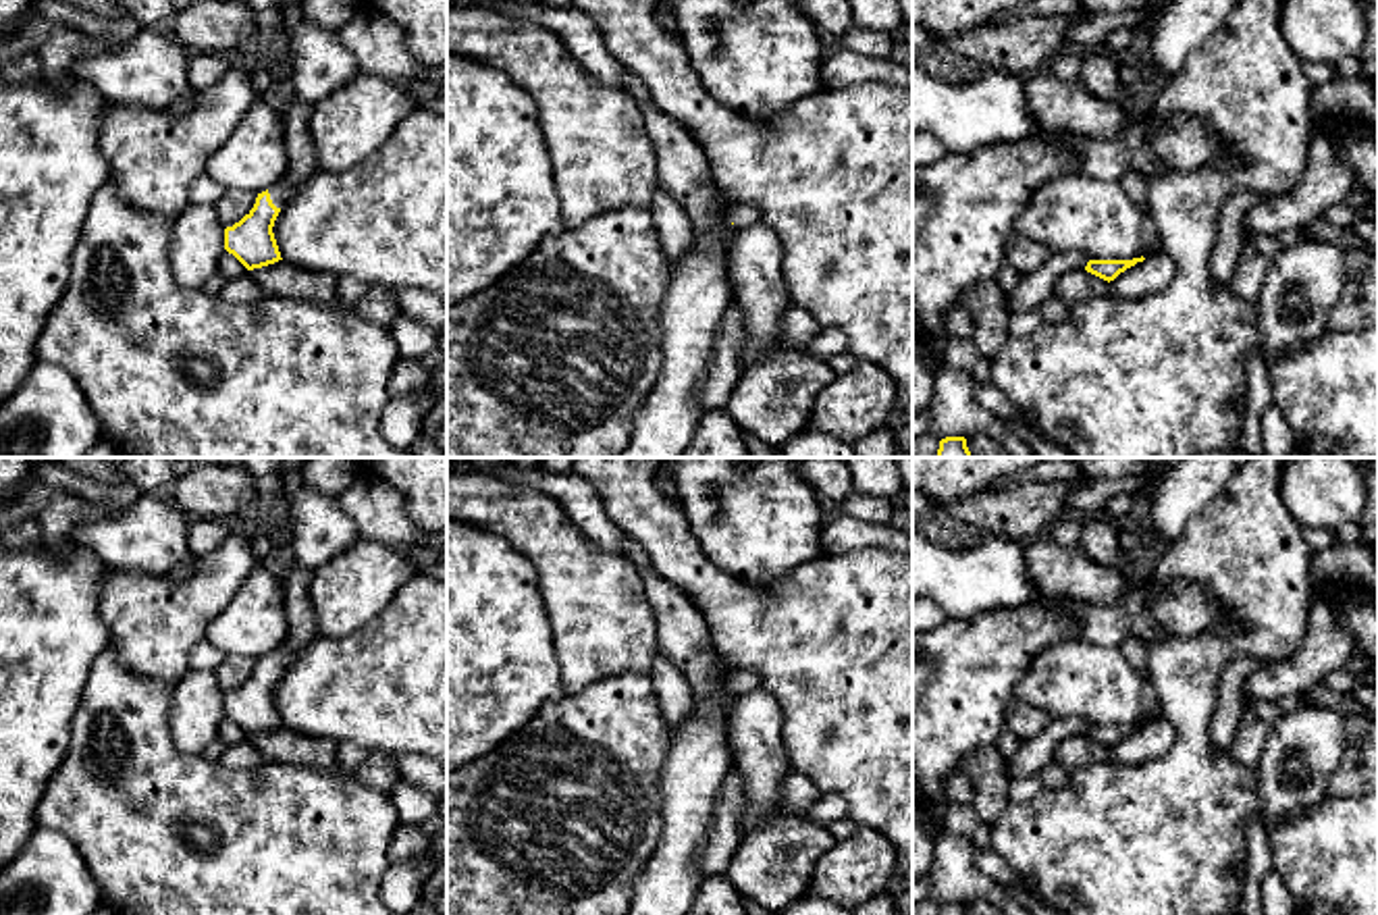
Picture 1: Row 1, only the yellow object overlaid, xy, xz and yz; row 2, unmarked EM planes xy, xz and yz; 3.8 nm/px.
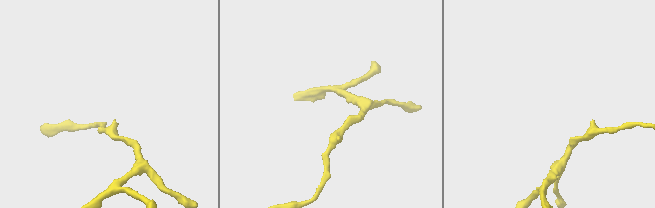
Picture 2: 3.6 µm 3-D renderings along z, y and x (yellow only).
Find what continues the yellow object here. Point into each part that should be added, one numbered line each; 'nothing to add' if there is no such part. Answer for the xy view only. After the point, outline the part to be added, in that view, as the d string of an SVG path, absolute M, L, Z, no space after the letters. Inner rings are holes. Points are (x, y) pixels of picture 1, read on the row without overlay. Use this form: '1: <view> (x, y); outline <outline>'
1: xy (279, 658); outline M283 643L276 651L272 651L268 655L270 665L276 674L283 674L283 670L287 668L289 661L289 653L287 653L287 643Z

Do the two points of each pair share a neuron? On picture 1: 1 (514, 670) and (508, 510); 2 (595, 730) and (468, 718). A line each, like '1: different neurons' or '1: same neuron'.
1: different neurons
2: different neurons

